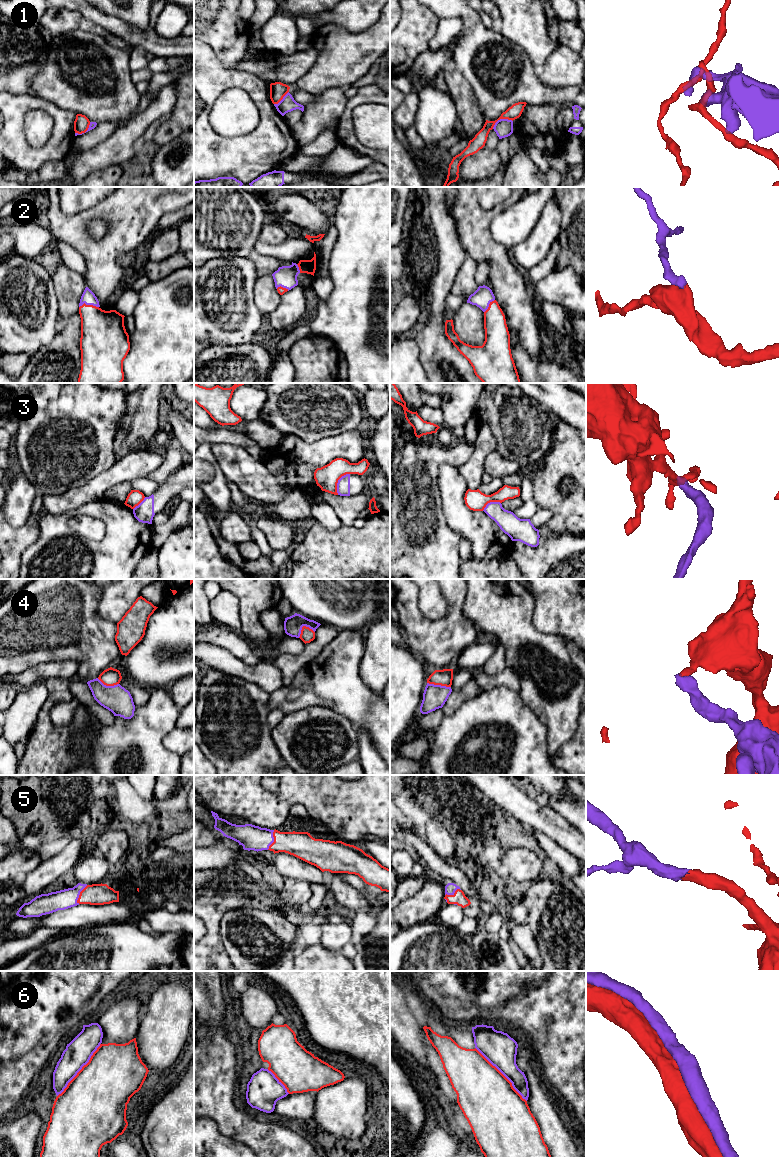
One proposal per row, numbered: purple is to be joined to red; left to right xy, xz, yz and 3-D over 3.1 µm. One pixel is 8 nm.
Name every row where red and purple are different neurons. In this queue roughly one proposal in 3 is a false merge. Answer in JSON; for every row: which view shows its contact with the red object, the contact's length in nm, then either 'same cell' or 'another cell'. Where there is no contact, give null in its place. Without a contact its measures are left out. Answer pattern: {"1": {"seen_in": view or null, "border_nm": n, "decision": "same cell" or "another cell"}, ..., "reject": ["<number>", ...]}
{"1": {"seen_in": "yz", "border_nm": 180, "decision": "another cell"}, "2": {"seen_in": "xy", "border_nm": 160, "decision": "same cell"}, "3": {"seen_in": "xz", "border_nm": 200, "decision": "another cell"}, "4": {"seen_in": "yz", "border_nm": 200, "decision": "another cell"}, "5": {"seen_in": "xy", "border_nm": 170, "decision": "same cell"}, "6": {"seen_in": "yz", "border_nm": 600, "decision": "same cell"}, "reject": ["1", "3", "4"]}

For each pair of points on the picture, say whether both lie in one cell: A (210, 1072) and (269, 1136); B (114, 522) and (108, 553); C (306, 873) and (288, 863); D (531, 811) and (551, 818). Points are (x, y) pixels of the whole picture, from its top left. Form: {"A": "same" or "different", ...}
{"A": "same", "B": "same", "C": "same", "D": "same"}

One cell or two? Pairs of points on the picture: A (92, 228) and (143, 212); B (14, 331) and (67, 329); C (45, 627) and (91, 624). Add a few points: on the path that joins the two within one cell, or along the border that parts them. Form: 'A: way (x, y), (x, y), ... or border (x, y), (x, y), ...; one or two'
A: border (108, 220), (109, 229), (101, 237), (92, 239); two
B: border (59, 327), (55, 336), (42, 346); two
C: way (56, 624), (80, 624); one

